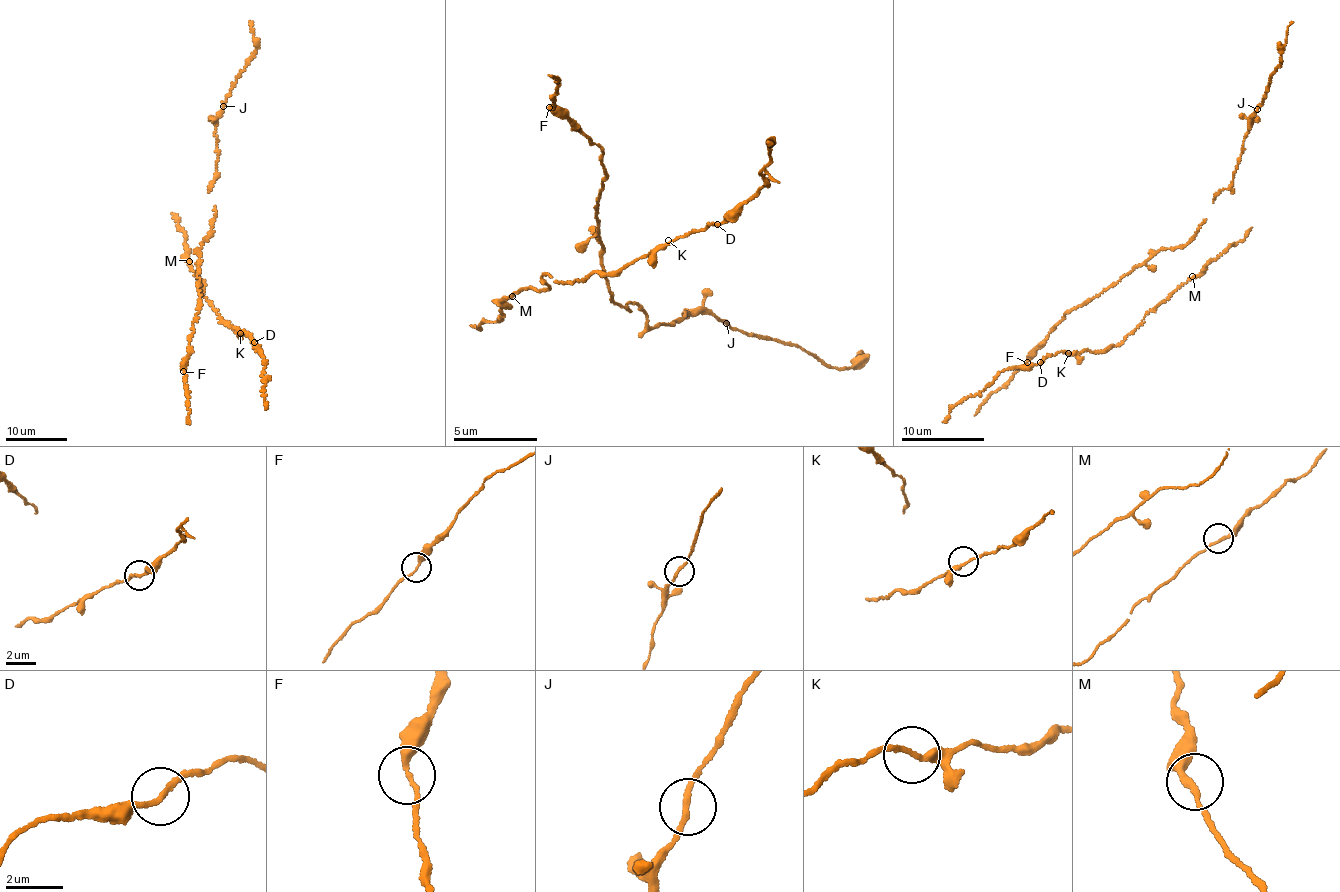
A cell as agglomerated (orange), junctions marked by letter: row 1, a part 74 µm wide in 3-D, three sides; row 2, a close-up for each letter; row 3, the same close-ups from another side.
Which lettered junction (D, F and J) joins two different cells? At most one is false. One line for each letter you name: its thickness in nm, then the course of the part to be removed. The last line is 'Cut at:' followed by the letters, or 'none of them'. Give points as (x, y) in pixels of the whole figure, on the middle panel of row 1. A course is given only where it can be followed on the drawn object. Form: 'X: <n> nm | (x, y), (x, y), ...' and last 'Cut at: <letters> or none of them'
Cut at: none of them

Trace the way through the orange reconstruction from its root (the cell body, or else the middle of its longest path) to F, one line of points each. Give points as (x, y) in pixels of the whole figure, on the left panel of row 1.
F: (202, 249), (197, 276), (200, 304), (183, 371)

